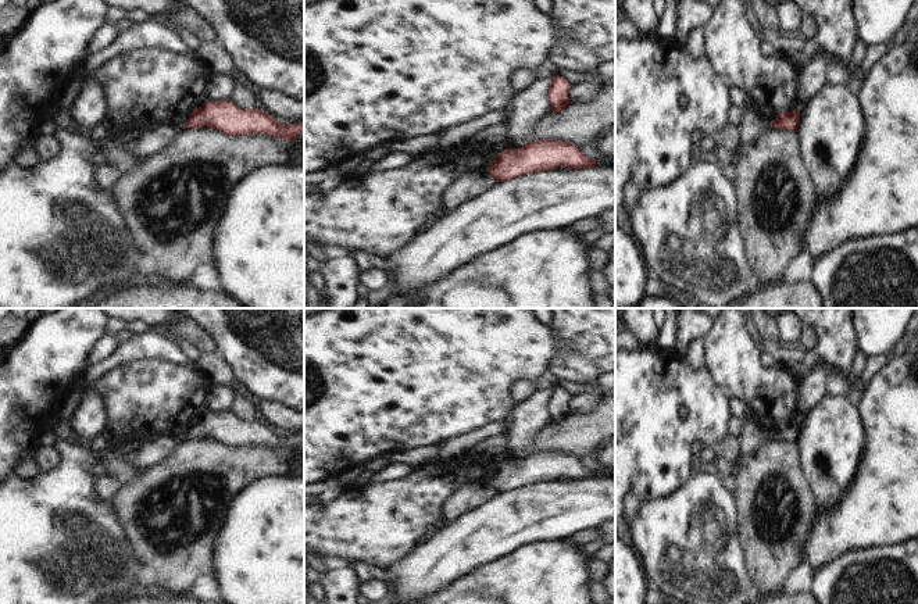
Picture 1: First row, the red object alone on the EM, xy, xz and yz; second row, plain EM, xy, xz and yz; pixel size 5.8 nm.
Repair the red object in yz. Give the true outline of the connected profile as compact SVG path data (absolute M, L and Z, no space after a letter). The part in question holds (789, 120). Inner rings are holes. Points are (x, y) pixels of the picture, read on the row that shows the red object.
M785 111L779 112L772 121L772 128L781 131L796 132L800 124L800 112L799 111Z

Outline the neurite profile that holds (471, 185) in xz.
M471 171L468 175L449 185L440 200L444 211L451 211L464 201L481 194L496 183L487 171Z

